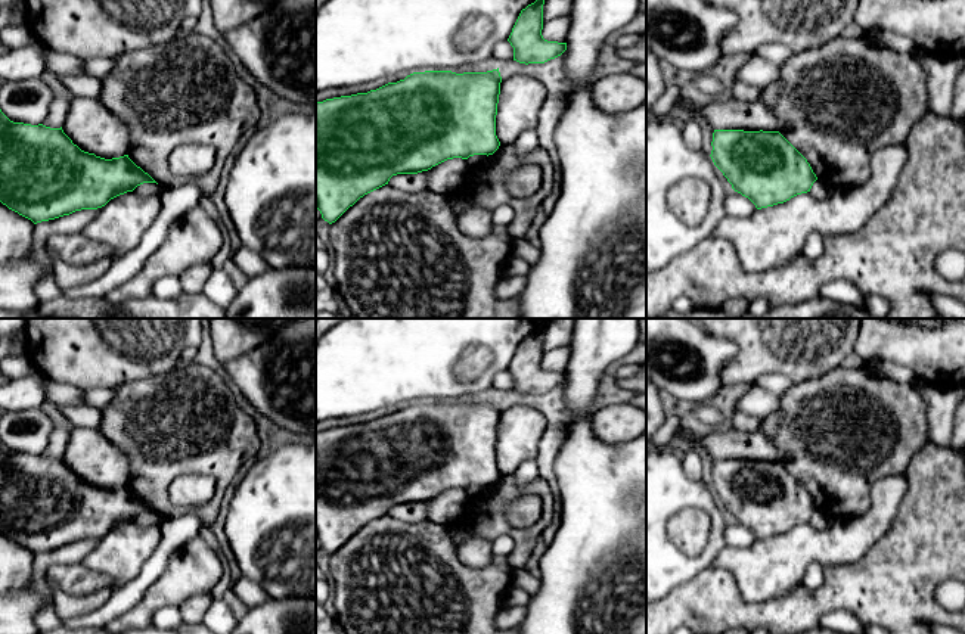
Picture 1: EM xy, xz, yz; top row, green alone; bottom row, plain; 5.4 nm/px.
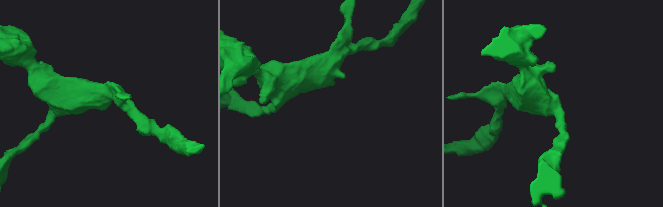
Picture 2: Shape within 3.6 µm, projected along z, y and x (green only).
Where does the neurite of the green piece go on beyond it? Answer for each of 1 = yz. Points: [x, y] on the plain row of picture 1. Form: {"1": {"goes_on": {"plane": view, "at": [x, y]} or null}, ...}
{"1": {"goes_on": null}}

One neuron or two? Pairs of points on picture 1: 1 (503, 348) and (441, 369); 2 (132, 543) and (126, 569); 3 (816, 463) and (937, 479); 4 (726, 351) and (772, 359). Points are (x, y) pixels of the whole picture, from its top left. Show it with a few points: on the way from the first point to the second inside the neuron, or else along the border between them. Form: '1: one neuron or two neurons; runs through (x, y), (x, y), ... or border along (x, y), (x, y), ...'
1: one neuron; runs through (486, 338), (465, 338), (452, 351)
2: one neuron; runs through (126, 549), (126, 563)
3: two neurons; border along (925, 446), (911, 459), (905, 474)
4: two neurons; border along (711, 333), (737, 350), (720, 373), (723, 385)

